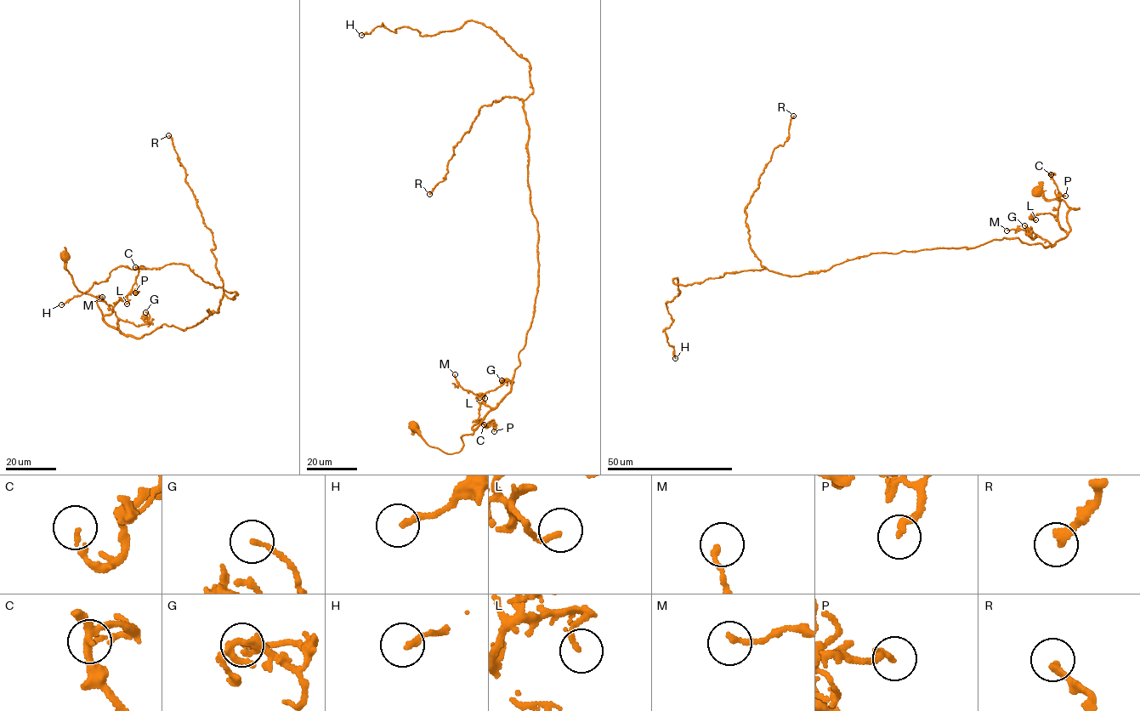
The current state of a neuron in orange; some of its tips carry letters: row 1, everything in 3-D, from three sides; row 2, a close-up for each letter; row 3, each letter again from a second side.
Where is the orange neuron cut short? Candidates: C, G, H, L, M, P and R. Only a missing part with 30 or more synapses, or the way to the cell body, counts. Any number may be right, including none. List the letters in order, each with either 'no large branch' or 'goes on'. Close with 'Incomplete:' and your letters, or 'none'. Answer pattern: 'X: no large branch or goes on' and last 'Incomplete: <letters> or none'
C: no large branch
G: no large branch
H: no large branch
L: no large branch
M: no large branch
P: no large branch
R: goes on
Incomplete: R

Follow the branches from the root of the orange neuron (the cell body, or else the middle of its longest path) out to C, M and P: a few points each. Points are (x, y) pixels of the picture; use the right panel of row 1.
C: (1038, 191), (1080, 207), (1067, 213), (1069, 231), (1058, 222), (1051, 174)
M: (1038, 191), (1080, 207), (1067, 213), (1069, 233), (1053, 245), (1023, 230), (1006, 230)
P: (1038, 191), (1080, 207), (1067, 213), (1066, 232), (1057, 217), (1057, 197), (1065, 196)

